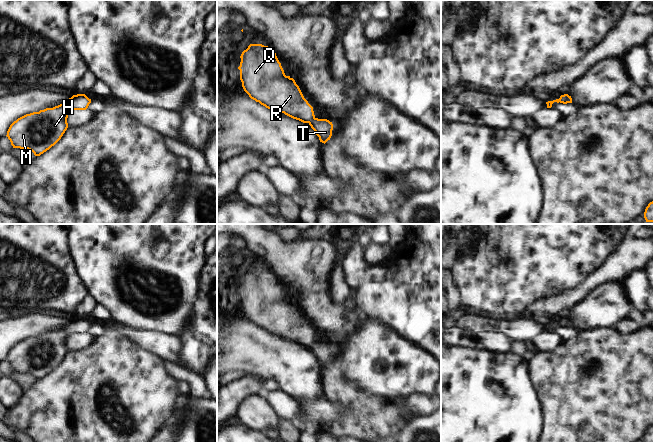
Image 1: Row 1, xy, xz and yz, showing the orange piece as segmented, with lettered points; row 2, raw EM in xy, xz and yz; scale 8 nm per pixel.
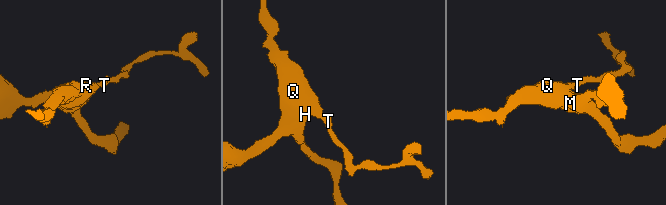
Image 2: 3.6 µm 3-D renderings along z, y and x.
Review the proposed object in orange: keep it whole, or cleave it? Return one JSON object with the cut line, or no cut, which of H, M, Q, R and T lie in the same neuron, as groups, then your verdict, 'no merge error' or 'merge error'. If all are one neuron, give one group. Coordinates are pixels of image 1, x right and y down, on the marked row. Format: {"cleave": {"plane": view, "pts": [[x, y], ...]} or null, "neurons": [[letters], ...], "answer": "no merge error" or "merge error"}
{"cleave": null, "neurons": [["H", "M", "Q", "R", "T"]], "answer": "no merge error"}

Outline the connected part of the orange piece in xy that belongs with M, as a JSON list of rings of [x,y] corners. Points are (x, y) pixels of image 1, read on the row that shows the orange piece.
[[[85,94],[73,95],[62,104],[39,112],[26,114],[14,121],[7,137],[13,148],[30,150],[40,156],[54,146],[68,128],[68,113],[86,110],[91,103]]]

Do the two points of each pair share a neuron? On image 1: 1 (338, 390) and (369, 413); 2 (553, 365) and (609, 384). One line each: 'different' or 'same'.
1: same
2: same

